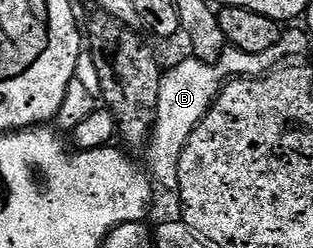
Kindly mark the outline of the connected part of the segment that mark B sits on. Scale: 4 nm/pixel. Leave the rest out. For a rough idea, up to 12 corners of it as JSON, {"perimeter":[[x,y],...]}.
{"perimeter":[[225,45],[162,72],[143,170],[150,226],[183,219],[185,143],[230,79],[261,77],[287,53]]}

